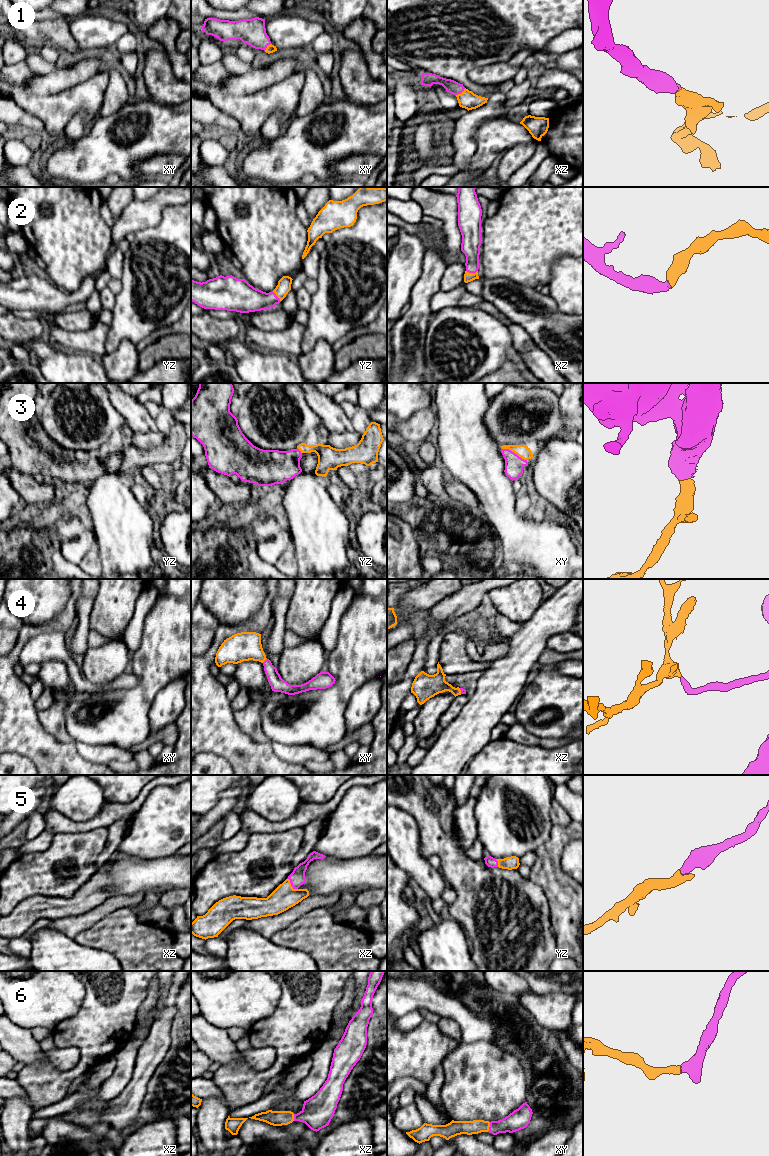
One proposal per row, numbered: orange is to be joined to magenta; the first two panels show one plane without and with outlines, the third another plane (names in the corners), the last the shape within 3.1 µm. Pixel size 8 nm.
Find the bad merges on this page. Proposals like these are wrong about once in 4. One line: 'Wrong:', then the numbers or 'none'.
Wrong: none

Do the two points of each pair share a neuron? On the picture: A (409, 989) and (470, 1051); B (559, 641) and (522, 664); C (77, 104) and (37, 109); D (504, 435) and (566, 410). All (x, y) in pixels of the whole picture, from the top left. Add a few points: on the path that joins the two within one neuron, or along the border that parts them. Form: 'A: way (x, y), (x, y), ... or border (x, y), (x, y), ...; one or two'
A: border (484, 1040), (461, 1042); two
B: border (565, 632), (553, 634), (548, 639), (546, 647); two
C: way (67, 104), (59, 109), (47, 109); one
D: border (559, 396), (559, 411), (566, 416), (572, 417); two

